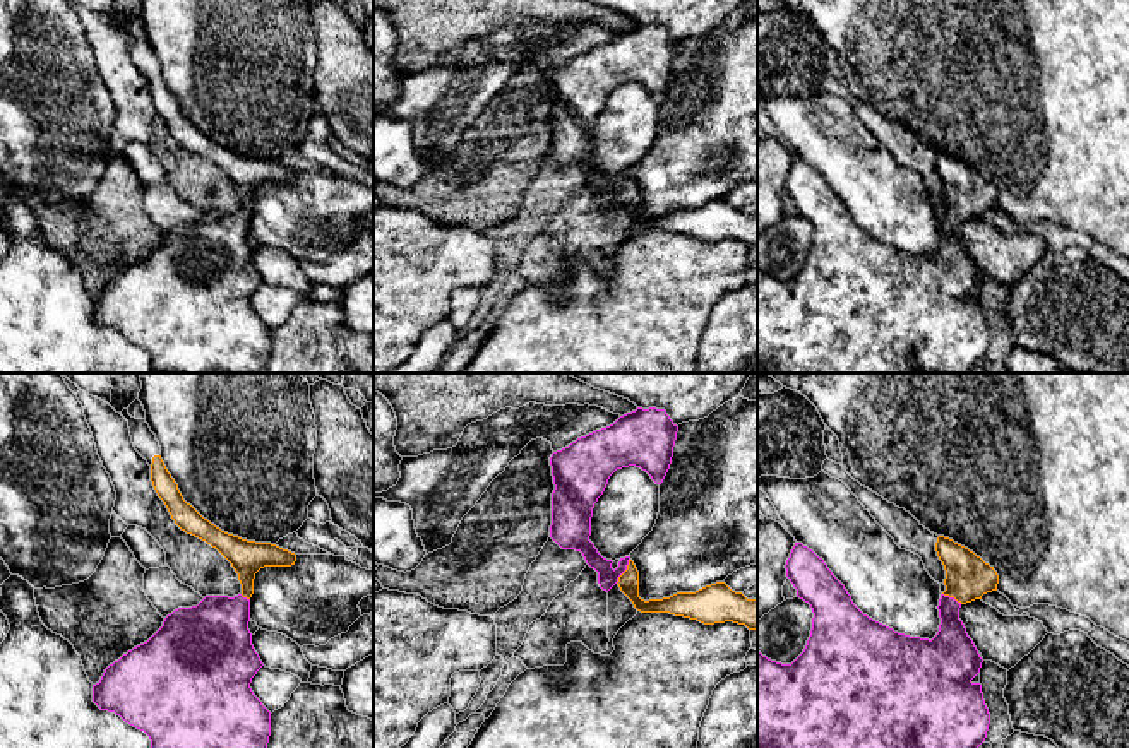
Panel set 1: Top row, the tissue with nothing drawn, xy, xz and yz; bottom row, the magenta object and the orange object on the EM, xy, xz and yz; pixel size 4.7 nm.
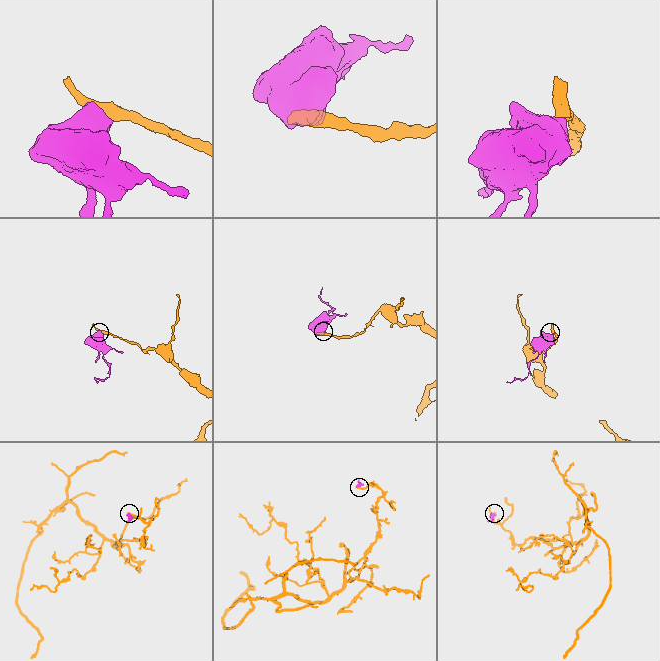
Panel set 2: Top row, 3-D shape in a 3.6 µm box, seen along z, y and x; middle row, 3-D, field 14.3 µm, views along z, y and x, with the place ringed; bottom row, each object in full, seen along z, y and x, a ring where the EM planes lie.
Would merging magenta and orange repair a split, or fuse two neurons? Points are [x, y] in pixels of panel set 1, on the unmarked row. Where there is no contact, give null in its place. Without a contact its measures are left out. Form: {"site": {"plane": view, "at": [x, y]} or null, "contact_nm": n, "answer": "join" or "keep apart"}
{"site": {"plane": "xz", "at": [626, 185]}, "contact_nm": 140, "answer": "join"}

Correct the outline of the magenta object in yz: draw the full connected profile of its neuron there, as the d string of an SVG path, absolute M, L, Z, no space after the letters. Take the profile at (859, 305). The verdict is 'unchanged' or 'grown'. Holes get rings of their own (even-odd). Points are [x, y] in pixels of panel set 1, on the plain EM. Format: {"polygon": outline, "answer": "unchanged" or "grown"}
{"polygon": "M939 152L935 168L946 187L946 207L937 223L939 248L929 257L898 250L863 231L824 176L795 159L785 185L797 214L812 224L812 246L803 269L791 281L757 269L757 373L968 373L978 366L987 354L990 330L982 301L971 296L983 276L959 236L959 224L997 207L999 192L949 154Z", "answer": "grown"}

